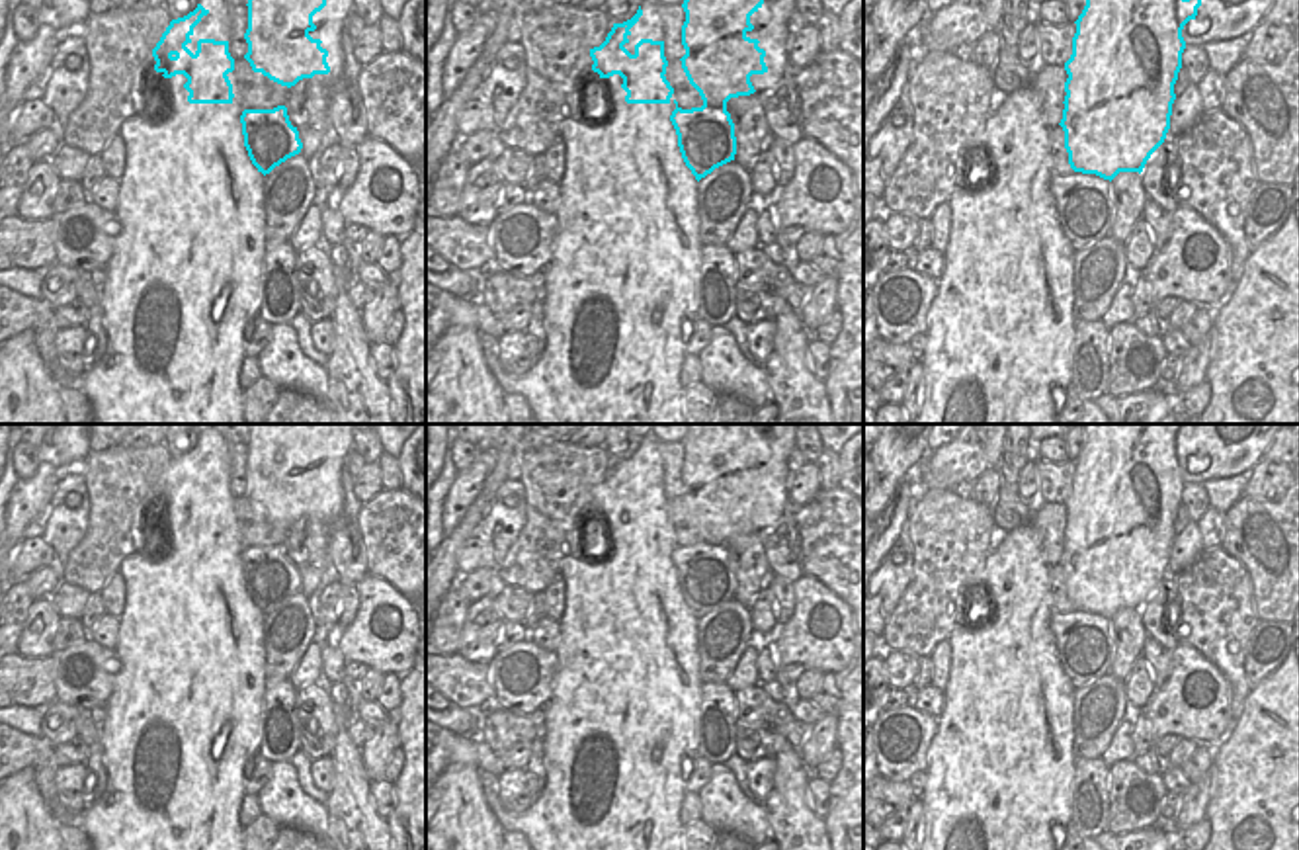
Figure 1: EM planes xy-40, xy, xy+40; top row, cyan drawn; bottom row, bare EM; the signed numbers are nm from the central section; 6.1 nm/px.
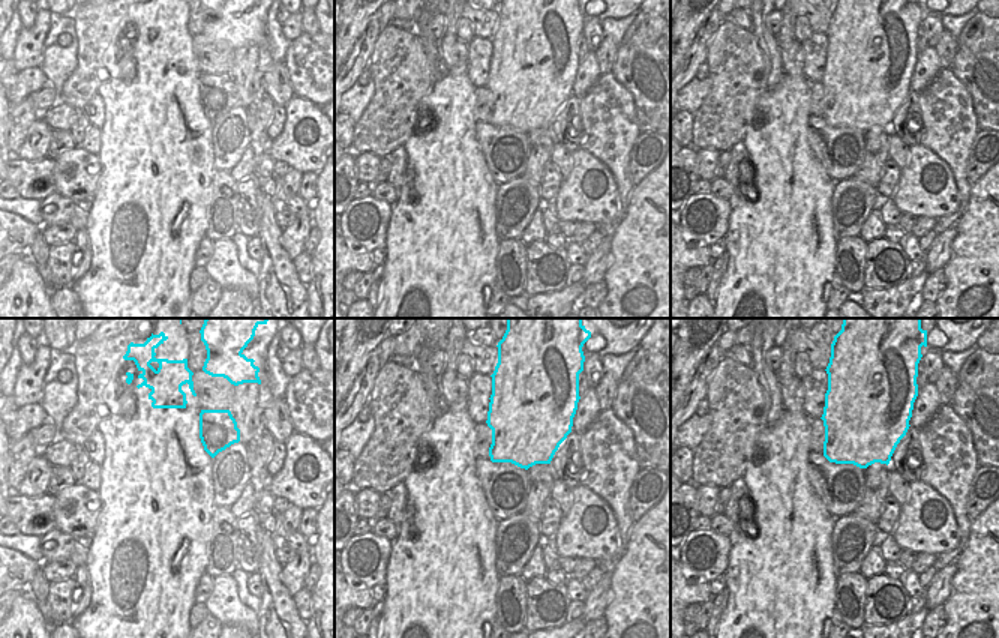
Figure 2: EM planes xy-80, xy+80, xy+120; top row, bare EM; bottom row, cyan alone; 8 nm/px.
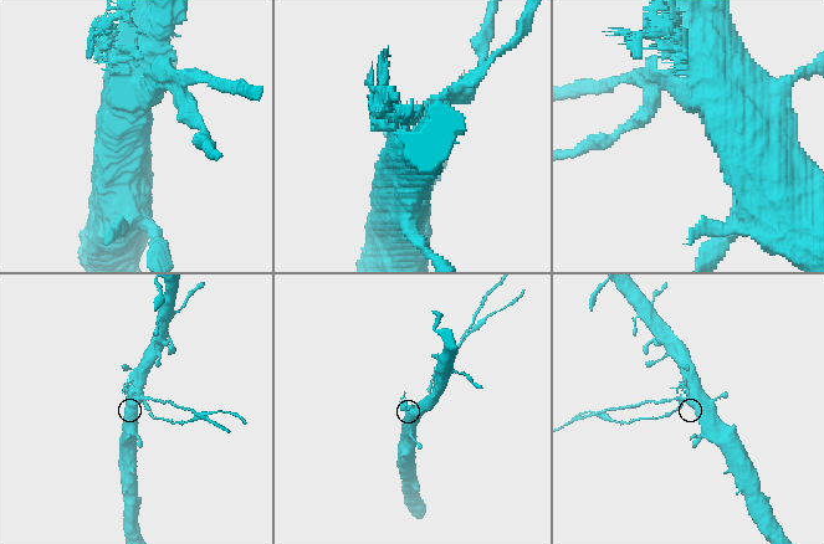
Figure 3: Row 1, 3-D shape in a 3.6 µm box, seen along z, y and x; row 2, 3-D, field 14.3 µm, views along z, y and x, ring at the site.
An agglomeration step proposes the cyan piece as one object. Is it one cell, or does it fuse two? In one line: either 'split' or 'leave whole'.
split

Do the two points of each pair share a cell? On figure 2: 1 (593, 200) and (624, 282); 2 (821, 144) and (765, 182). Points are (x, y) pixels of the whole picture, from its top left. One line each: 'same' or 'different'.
1: different
2: same

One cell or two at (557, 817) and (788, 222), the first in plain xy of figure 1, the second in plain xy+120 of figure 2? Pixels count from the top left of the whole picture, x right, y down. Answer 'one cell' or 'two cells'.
one cell

